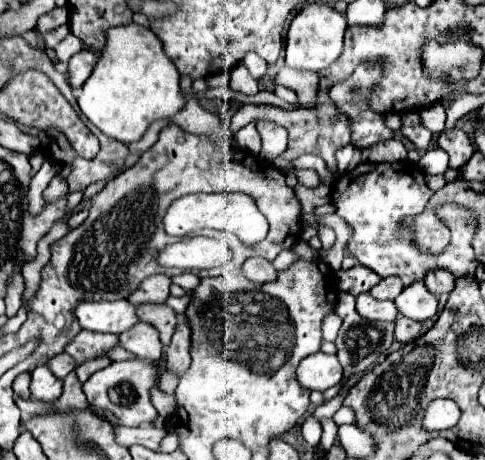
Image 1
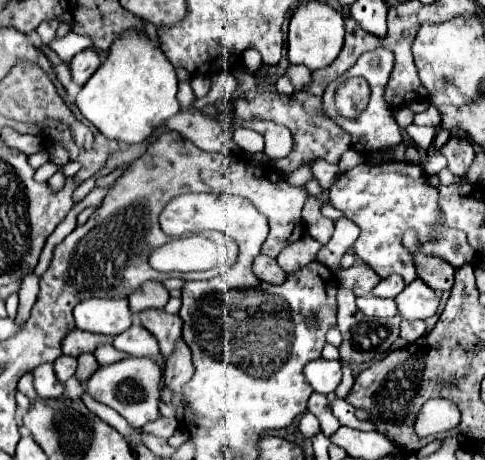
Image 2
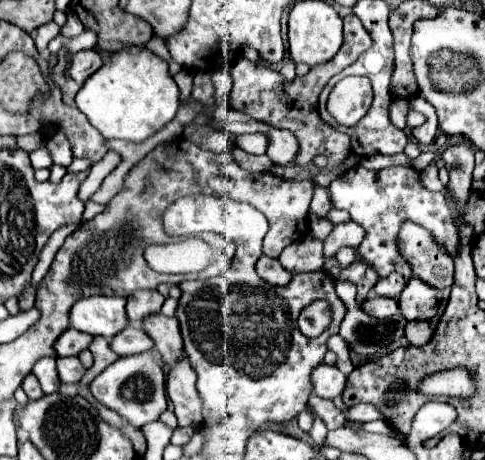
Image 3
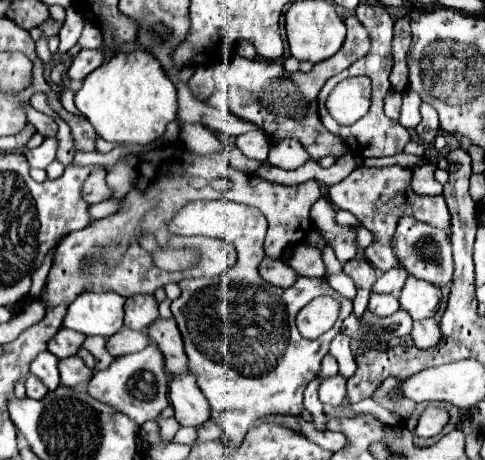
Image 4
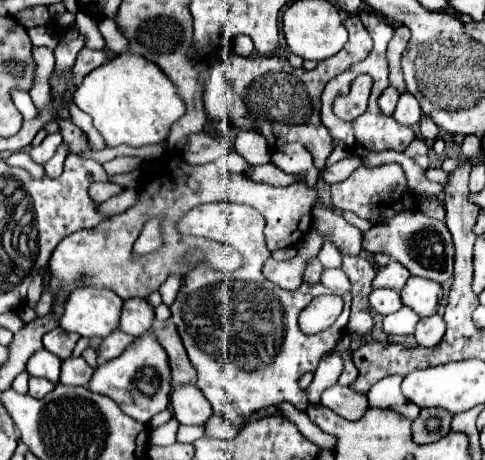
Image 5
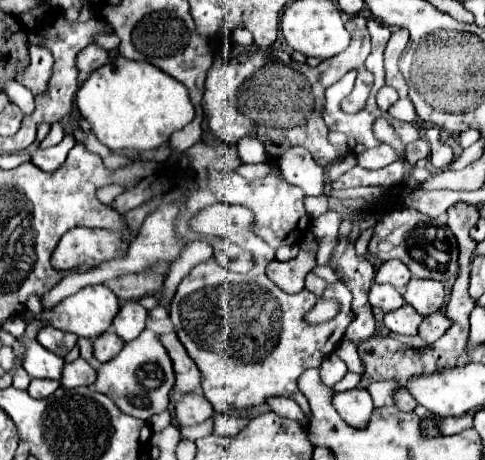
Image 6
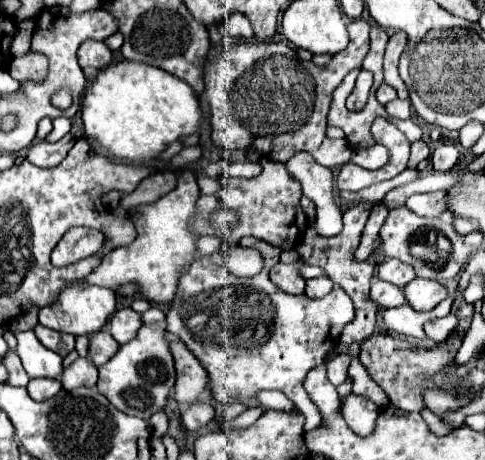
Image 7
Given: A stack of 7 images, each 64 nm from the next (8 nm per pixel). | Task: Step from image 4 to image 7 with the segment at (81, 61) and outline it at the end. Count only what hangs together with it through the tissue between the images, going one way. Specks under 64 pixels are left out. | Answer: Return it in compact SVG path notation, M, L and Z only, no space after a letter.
M88 40L78 50L78 62L82 68L102 70L112 62L112 50L104 42Z

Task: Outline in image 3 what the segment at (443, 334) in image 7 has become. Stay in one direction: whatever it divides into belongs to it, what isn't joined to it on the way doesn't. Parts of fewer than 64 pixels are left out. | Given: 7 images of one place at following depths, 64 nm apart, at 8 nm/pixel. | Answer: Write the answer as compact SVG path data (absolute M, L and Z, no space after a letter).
M412 320L412 322L406 322L406 328L404 328L404 336L410 344L414 346L424 346L428 344L428 340L432 340L432 334L434 330L430 328L430 322L426 320Z

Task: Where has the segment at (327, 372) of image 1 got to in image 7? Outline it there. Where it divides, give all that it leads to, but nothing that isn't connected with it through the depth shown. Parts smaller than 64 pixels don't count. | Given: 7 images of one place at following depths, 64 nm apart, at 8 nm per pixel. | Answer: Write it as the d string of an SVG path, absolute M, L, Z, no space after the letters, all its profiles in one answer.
M354 392L342 398L342 418L358 436L368 436L368 432L372 432L376 416L378 406L370 398L358 396Z

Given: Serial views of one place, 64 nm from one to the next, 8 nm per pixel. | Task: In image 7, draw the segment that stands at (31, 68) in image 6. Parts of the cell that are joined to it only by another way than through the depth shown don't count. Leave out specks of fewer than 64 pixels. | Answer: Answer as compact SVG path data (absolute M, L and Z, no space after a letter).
M30 50L24 56L18 56L8 66L8 72L18 82L42 82L48 74L48 58L40 52Z

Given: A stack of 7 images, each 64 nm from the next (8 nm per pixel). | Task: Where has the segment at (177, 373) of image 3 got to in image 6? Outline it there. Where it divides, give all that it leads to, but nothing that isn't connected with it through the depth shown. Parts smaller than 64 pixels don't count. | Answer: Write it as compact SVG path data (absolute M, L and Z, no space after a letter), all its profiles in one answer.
M200 392L180 394L176 398L174 408L176 408L176 420L180 426L200 424L200 422L212 418L212 414L214 414L212 404Z

